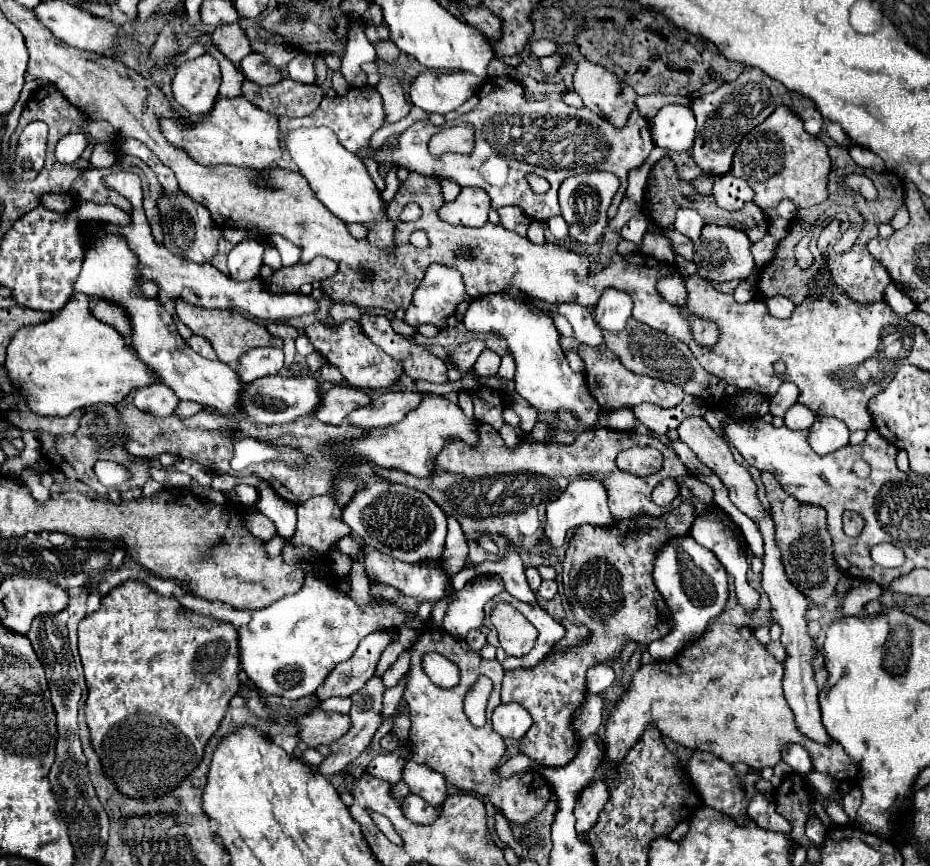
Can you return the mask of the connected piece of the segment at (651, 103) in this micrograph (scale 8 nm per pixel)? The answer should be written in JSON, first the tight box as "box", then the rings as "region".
{"box":[636,95,690,119],"region":[[[642,95],[642,97],[636,99],[636,107],[638,107],[640,115],[644,115],[646,119],[652,119],[668,103],[688,105],[690,97],[678,97],[678,95]]]}

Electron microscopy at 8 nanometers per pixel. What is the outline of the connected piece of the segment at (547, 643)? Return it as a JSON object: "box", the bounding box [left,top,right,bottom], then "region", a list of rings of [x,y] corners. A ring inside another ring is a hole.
{"box":[484,591,564,669],"region":[[[502,591],[502,593],[496,595],[494,599],[490,599],[490,601],[484,605],[484,613],[486,613],[484,625],[490,629],[490,633],[488,633],[488,643],[492,643],[492,645],[498,649],[496,659],[500,661],[500,665],[502,665],[504,669],[534,667],[536,663],[540,663],[540,661],[548,655],[548,651],[550,651],[550,649],[558,643],[558,639],[564,635],[564,627],[562,627],[556,619],[552,619],[540,605],[522,603],[522,601],[514,599],[508,591]],[[498,601],[512,603],[512,605],[514,605],[526,619],[530,619],[532,625],[538,629],[536,645],[534,645],[534,649],[532,649],[528,655],[524,655],[524,657],[510,657],[510,655],[506,655],[504,649],[500,647],[500,643],[498,643],[498,639],[496,639],[496,631],[494,631],[494,627],[492,627],[490,619],[488,619],[488,615],[490,615],[490,605],[494,605],[494,603],[498,603]]]}

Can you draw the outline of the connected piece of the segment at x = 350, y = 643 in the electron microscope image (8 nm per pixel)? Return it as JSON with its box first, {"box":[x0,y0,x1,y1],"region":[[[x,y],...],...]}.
{"box":[238,481,418,699],"region":[[[266,481],[260,483],[258,487],[258,501],[256,501],[258,509],[276,525],[278,535],[284,539],[284,547],[282,547],[282,559],[284,563],[288,563],[290,567],[296,567],[304,573],[304,583],[300,587],[298,593],[294,595],[286,595],[280,601],[276,601],[270,607],[264,607],[260,611],[254,611],[250,623],[242,625],[238,629],[238,653],[240,653],[240,667],[242,671],[248,675],[248,679],[266,695],[276,695],[282,699],[300,699],[306,695],[312,695],[318,685],[324,681],[324,675],[328,675],[328,671],[332,671],[332,667],[336,667],[336,663],[342,663],[344,659],[348,659],[356,645],[372,631],[378,629],[392,629],[392,627],[400,627],[400,625],[410,625],[418,619],[418,613],[414,611],[406,611],[402,607],[398,607],[396,603],[384,603],[384,601],[376,601],[372,599],[366,609],[362,609],[348,593],[340,593],[336,581],[332,579],[334,575],[324,567],[324,563],[320,563],[316,557],[322,557],[316,549],[308,547],[308,545],[294,545],[292,537],[296,531],[296,507],[292,503],[288,503],[286,499],[282,499]]]}

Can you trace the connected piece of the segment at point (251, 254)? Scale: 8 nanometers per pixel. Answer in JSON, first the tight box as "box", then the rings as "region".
{"box":[228,239,266,281],"region":[[[248,239],[250,243],[238,243],[228,253],[228,271],[236,281],[256,279],[262,265],[262,253],[266,243],[262,239]]]}

